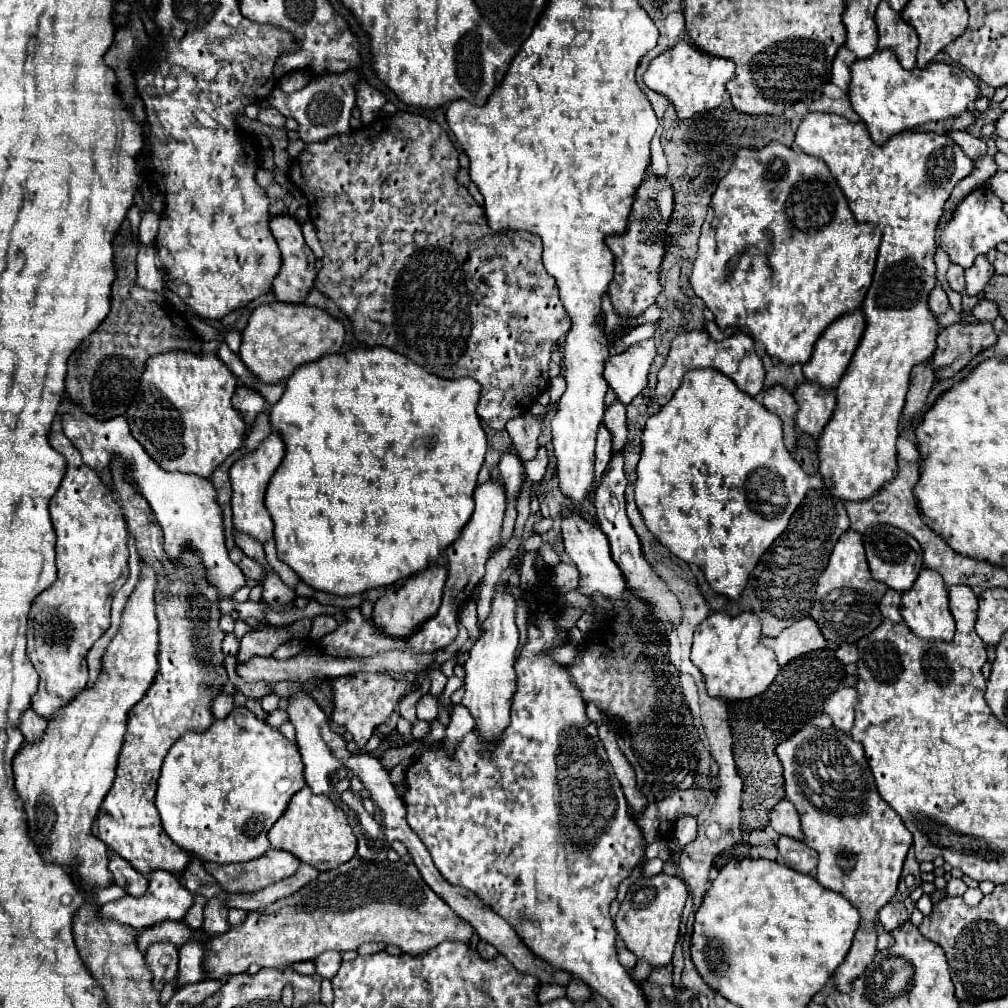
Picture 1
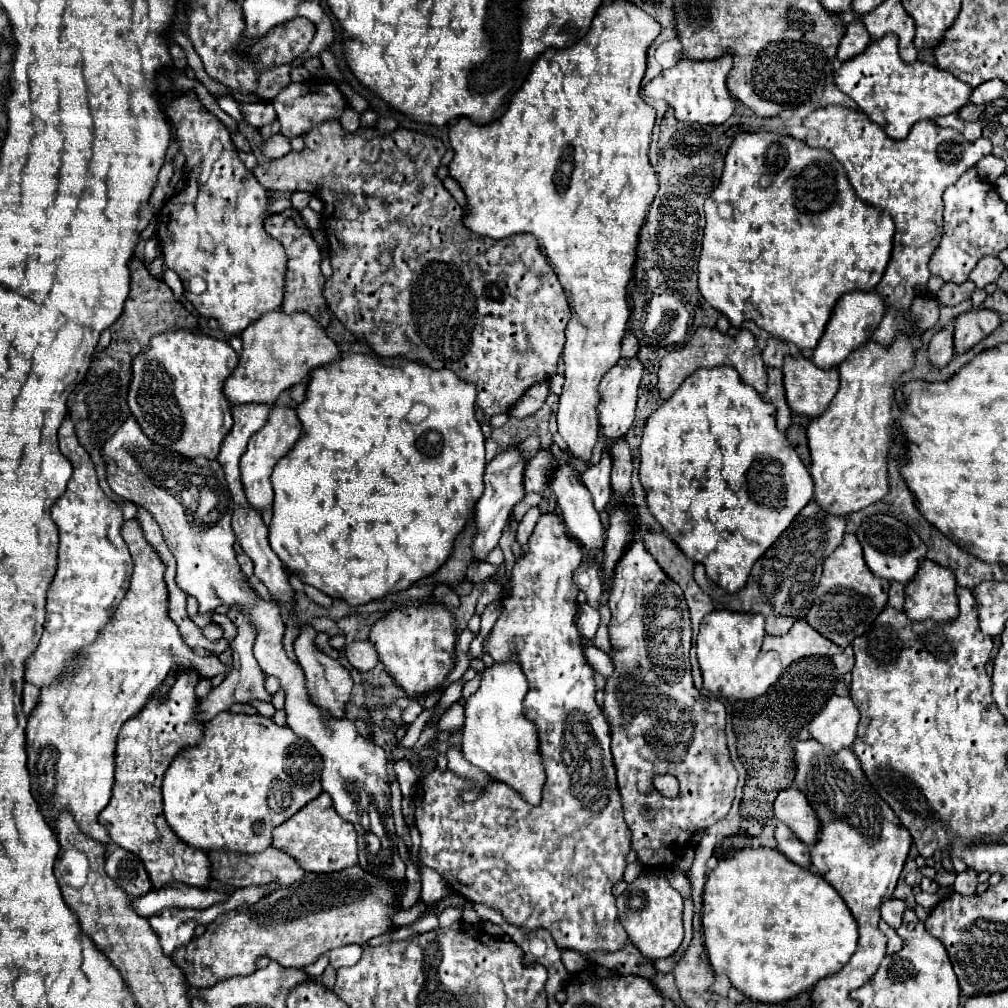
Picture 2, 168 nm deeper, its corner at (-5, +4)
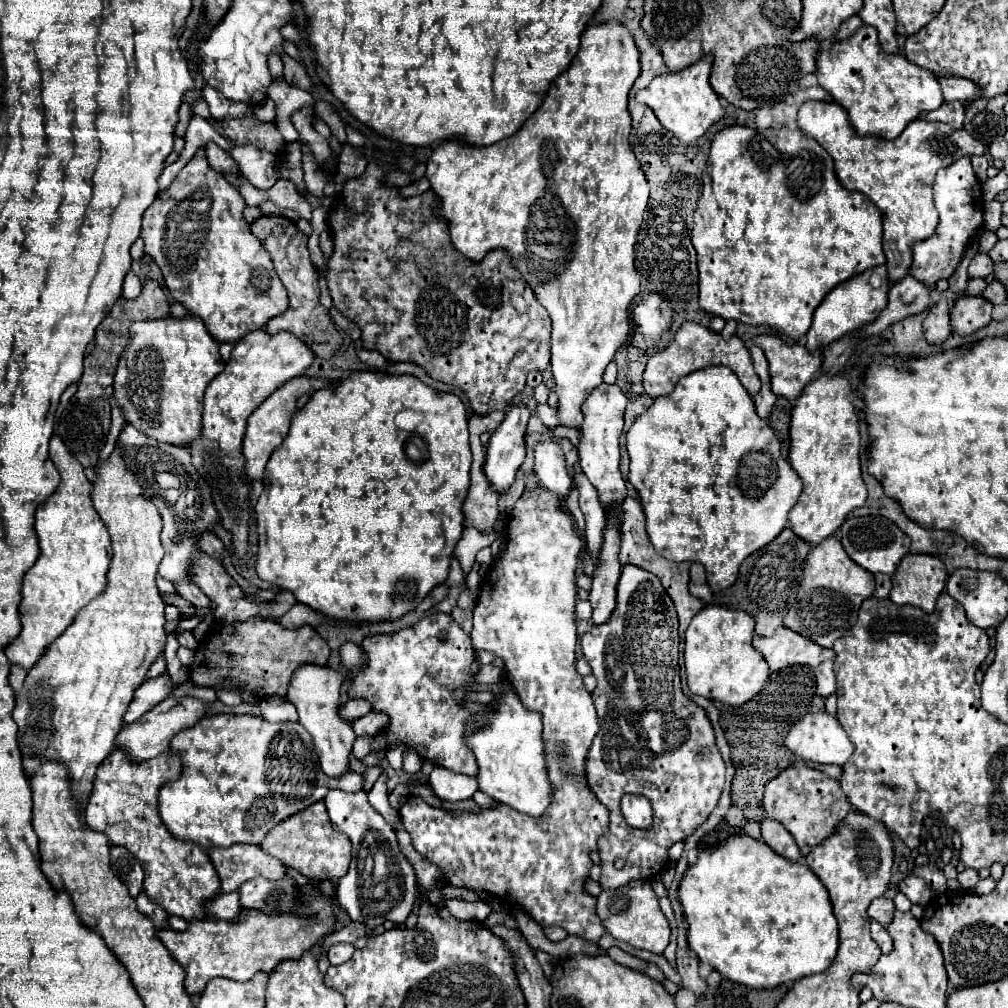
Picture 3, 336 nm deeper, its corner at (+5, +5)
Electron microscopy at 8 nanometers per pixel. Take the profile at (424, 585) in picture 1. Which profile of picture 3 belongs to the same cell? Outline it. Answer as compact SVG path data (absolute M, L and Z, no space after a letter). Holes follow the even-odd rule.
M427 616L411 628L367 636L361 648L367 662L353 680L349 696L369 700L373 710L385 712L391 718L387 734L383 738L375 736L371 750L403 742L407 748L415 748L425 760L433 760L453 772L475 776L477 762L473 760L473 752L465 748L461 736L465 720L481 712L483 704L461 706L463 686L469 684L475 674L471 670L475 650L471 638L459 624L451 616ZM441 634L447 634L447 638L441 638Z

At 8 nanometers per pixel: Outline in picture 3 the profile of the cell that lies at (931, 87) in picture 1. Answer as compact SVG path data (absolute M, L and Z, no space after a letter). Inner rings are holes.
M863 24L851 38L823 46L817 56L817 80L837 104L841 104L859 136L883 140L897 138L921 112L937 110L943 104L943 90L937 76L909 62L901 54L887 54L877 38L877 28Z

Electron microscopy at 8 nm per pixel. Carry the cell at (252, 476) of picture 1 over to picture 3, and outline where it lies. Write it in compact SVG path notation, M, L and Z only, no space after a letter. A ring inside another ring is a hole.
M299 376L289 380L285 386L281 386L279 390L275 390L247 420L247 432L245 432L245 440L243 440L243 458L245 458L245 474L251 480L263 480L263 472L265 472L265 464L271 456L271 452L281 446L283 438L289 432L289 424L291 424L291 414L297 410L297 398L303 392L313 392L317 388L323 386L331 386L333 382L327 382L323 378L309 378L309 376ZM287 396L293 396L293 402L289 402Z

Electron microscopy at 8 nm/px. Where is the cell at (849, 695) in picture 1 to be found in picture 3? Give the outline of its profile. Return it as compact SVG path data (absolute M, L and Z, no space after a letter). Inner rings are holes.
M815 712L801 718L787 734L785 746L799 758L819 764L843 766L853 754L853 744L835 714Z

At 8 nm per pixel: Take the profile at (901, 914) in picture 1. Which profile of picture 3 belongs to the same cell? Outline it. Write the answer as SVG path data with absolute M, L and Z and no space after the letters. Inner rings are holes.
M877 898L869 906L869 918L877 920L881 926L889 926L891 924L893 912L895 912L895 904L891 900L887 900L887 898Z

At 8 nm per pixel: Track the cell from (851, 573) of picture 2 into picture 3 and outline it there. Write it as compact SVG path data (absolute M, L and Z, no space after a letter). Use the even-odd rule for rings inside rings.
M829 536L821 544L813 546L803 570L805 578L801 582L797 602L789 608L783 624L795 630L797 634L821 644L823 648L833 648L833 642L857 622L857 612L863 600L873 596L875 578L859 564L853 564L841 540L835 536Z

